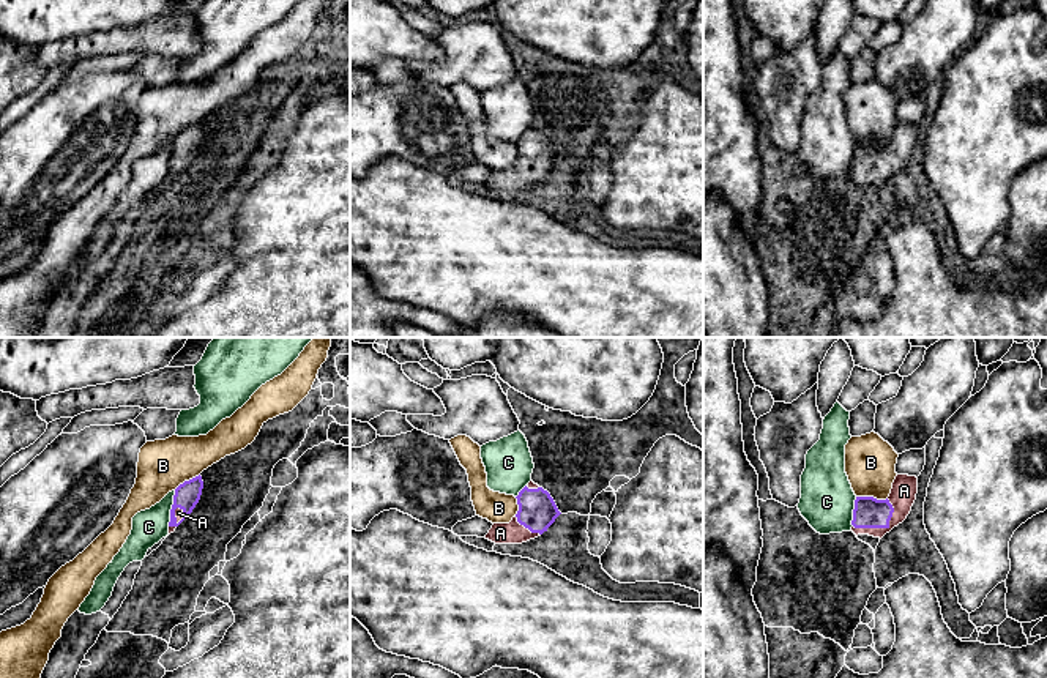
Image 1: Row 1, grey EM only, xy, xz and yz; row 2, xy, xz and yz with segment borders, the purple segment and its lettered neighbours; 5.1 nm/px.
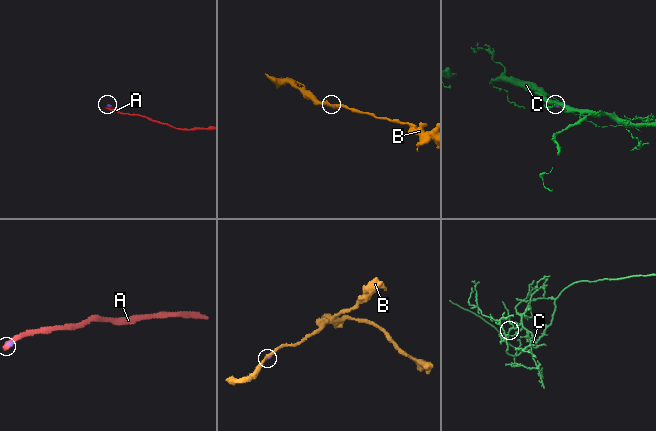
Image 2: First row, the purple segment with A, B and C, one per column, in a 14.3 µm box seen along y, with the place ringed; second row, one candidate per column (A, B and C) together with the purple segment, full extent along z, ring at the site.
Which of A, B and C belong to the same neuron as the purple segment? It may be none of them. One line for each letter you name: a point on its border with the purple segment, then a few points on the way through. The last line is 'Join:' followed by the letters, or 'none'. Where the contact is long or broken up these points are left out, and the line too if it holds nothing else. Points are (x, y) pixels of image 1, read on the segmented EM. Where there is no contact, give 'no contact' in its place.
A: yz (880, 527)
Join: A

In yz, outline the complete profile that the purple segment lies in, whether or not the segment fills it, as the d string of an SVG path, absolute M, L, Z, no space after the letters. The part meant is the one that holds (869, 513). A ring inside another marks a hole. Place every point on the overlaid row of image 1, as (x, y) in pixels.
M897 475L886 500L856 497L851 531L875 550L880 539L907 519L916 494L918 478Z

